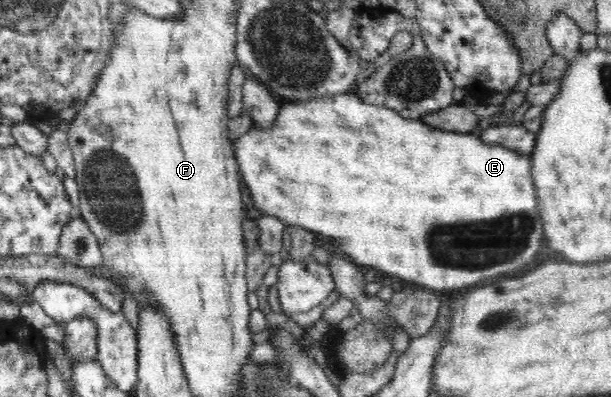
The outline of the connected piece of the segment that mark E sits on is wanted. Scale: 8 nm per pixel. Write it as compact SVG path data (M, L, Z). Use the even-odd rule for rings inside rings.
M350 92L348 94L334 94L332 98L312 98L308 102L280 102L280 108L278 115L276 115L276 120L274 124L268 128L268 130L263 130L263 128L257 128L257 126L252 126L246 134L242 134L238 140L232 142L235 159L237 160L239 166L239 175L241 180L248 186L250 190L250 197L256 205L256 208L262 214L272 215L278 217L280 220L283 220L288 225L294 225L297 227L302 227L308 230L311 230L317 234L323 234L324 236L330 236L337 239L336 248L337 250L349 258L353 263L356 263L363 269L365 268L377 268L385 276L397 276L398 278L414 282L420 286L425 286L430 288L432 291L449 291L449 290L458 290L459 288L464 288L467 286L481 286L482 284L488 284L494 280L500 278L513 277L514 275L524 272L526 264L530 264L534 260L538 250L540 250L540 244L542 242L542 236L544 236L544 228L542 228L542 219L538 216L536 212L538 208L538 201L536 201L536 188L534 186L532 177L531 177L531 158L529 155L520 154L514 150L510 150L508 147L488 144L486 142L480 141L480 138L476 138L470 133L454 133L451 131L442 131L439 129L434 129L433 127L427 126L425 123L422 123L420 120L412 120L408 118L400 117L395 110L386 108L384 106L373 106L372 104L365 104L355 92Z

